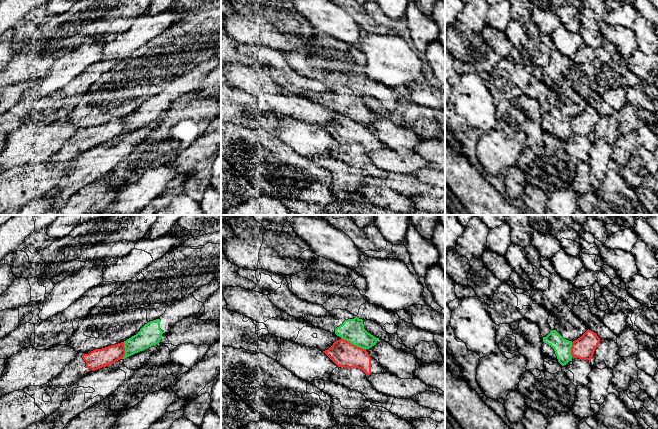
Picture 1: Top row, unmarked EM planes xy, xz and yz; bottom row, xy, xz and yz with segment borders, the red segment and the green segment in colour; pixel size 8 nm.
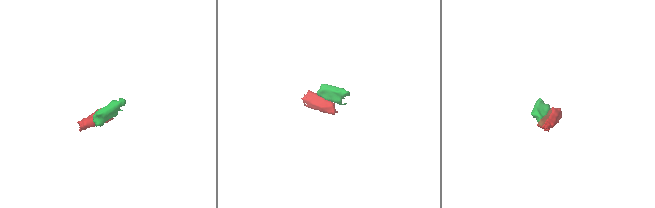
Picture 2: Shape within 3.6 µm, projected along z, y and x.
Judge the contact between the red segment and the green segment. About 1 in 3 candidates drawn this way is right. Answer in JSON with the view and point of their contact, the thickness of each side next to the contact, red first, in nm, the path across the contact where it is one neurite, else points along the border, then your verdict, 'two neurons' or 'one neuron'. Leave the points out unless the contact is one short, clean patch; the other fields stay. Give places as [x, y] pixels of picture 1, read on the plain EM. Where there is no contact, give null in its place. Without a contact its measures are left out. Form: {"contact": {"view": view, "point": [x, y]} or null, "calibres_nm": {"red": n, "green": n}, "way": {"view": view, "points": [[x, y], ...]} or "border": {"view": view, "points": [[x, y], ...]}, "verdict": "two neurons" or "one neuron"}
{"contact": {"view": "xz", "point": [352, 120]}, "calibres_nm": {"red": 200, "green": 190}, "border": {"view": "xz", "points": [[341, 113], [365, 126]]}, "verdict": "two neurons"}

